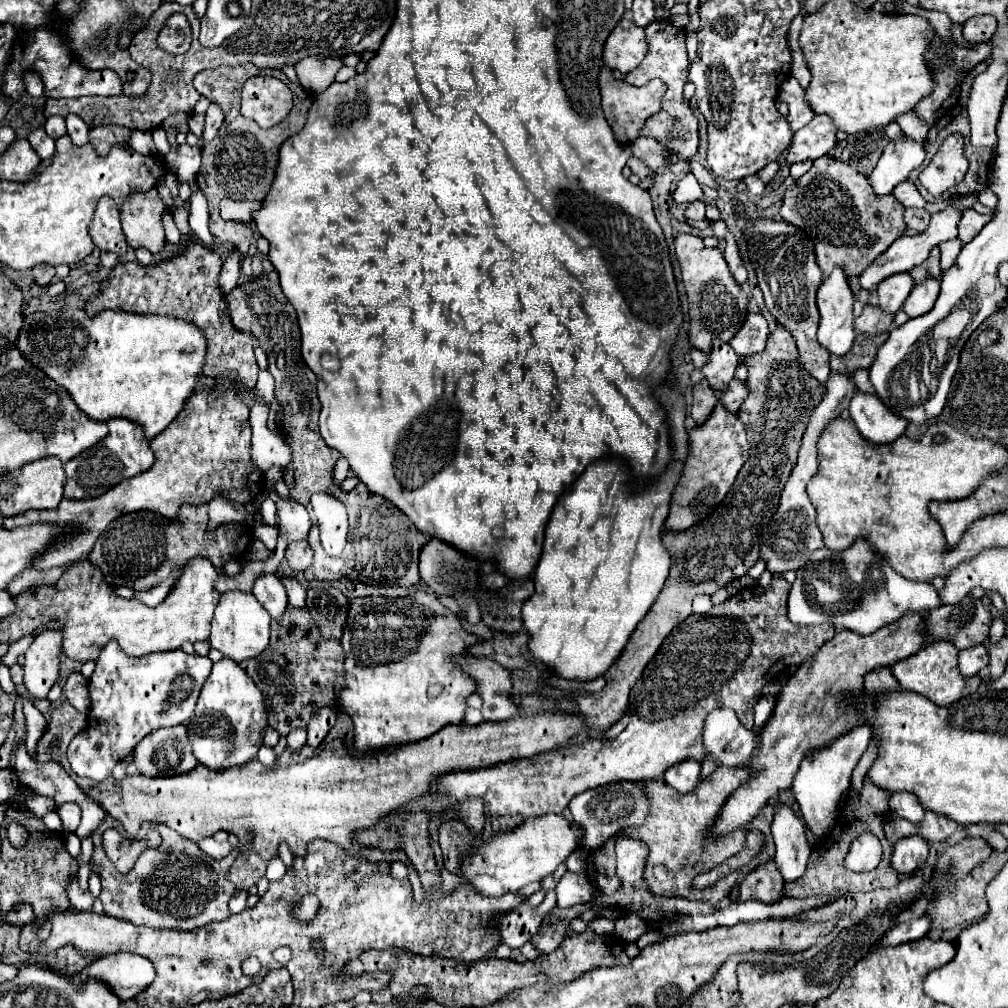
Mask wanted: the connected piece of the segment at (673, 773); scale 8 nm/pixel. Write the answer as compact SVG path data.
M684 760L680 764L674 764L672 768L666 770L664 780L668 786L672 786L678 792L692 792L696 784L700 782L700 762L696 760Z

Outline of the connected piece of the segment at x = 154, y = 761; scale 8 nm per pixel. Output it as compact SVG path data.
M186 726L160 728L134 748L134 764L144 776L176 776L190 772L198 762L188 744Z

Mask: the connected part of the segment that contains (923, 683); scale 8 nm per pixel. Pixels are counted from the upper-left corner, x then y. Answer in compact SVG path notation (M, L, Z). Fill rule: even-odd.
M946 640L932 642L926 648L922 648L918 654L896 662L892 666L892 674L900 682L902 690L910 690L910 692L922 694L922 696L926 696L928 700L932 700L938 706L948 706L952 702L962 700L964 696L976 692L980 682L982 682L980 676L966 678L966 676L960 674L958 666L956 666L956 646L952 642L946 642Z

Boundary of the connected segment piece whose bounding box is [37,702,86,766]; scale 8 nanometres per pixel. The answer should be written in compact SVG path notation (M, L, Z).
M62 702L52 710L46 732L37 743L37 762L56 760L62 766L68 764L66 749L70 740L86 724L86 714L72 708L70 702Z

